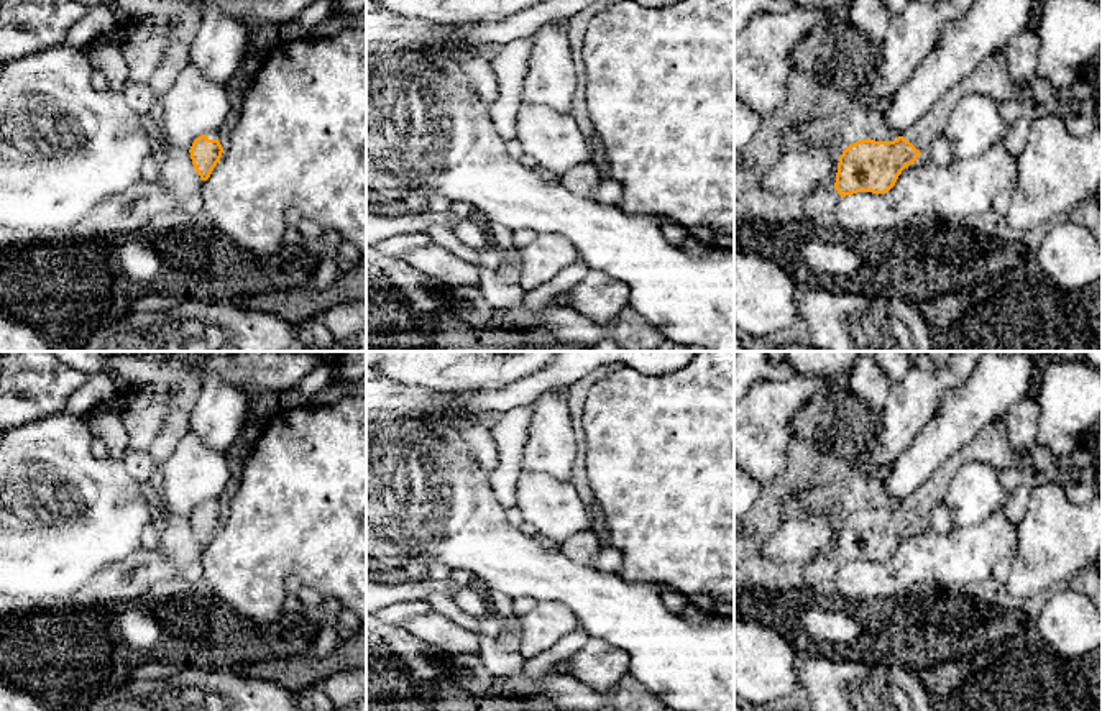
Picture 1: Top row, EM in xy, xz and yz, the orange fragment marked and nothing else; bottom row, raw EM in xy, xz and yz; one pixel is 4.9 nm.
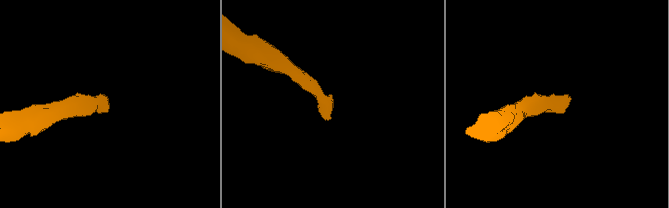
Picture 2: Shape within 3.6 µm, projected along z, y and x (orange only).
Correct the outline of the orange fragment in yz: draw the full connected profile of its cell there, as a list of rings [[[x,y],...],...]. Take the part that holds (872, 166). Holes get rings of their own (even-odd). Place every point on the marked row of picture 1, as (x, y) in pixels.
[[[1003,53],[992,54],[961,82],[948,89],[939,100],[893,141],[861,140],[839,156],[834,189],[841,197],[857,192],[885,194],[902,171],[926,154],[930,143],[943,135],[948,120],[969,94],[980,94],[997,102],[1012,99],[1013,79]]]

